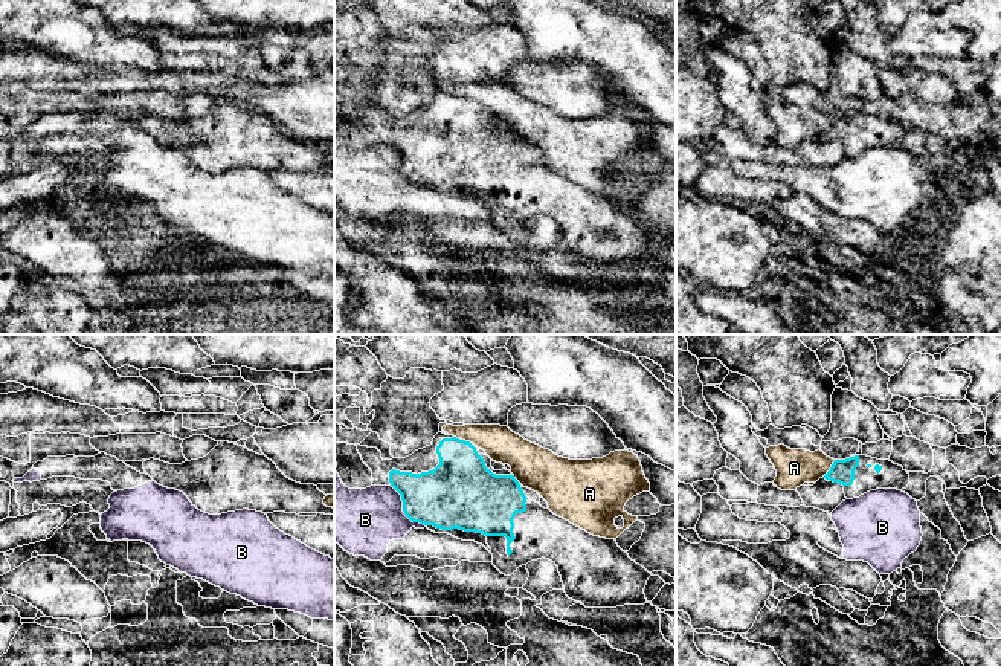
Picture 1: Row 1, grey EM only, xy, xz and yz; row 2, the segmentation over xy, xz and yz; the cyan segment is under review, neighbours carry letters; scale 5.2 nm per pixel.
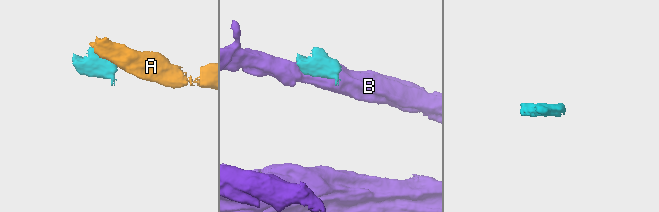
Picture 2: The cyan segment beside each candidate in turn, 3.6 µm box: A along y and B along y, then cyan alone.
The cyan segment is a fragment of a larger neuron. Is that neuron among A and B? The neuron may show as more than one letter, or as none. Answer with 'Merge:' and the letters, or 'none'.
Merge: none

